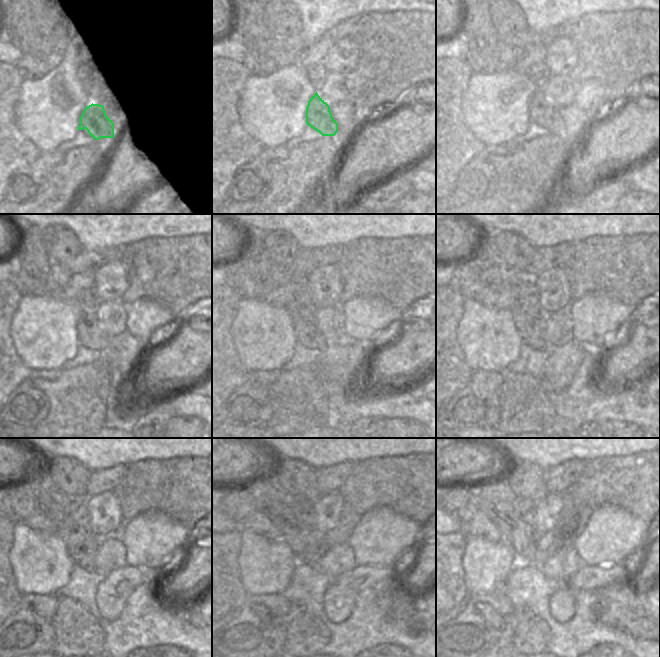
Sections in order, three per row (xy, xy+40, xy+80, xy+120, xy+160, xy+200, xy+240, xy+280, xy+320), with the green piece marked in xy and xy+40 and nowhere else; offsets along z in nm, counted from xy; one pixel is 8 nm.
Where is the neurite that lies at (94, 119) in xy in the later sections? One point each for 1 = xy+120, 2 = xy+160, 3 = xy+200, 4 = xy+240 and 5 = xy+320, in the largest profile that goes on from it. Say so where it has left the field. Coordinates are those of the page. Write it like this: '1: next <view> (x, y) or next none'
1: next xy+120 (90, 334)
2: next xy+160 (307, 333)
3: next xy+200 (529, 320)
4: next xy+240 (81, 544)
5: next xy+320 (522, 537)

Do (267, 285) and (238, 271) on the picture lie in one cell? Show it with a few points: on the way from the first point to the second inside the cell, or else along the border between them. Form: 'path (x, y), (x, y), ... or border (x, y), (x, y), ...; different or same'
path (260, 285), (252, 285), (245, 278); same

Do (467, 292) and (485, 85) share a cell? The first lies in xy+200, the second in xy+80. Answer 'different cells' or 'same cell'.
different cells

